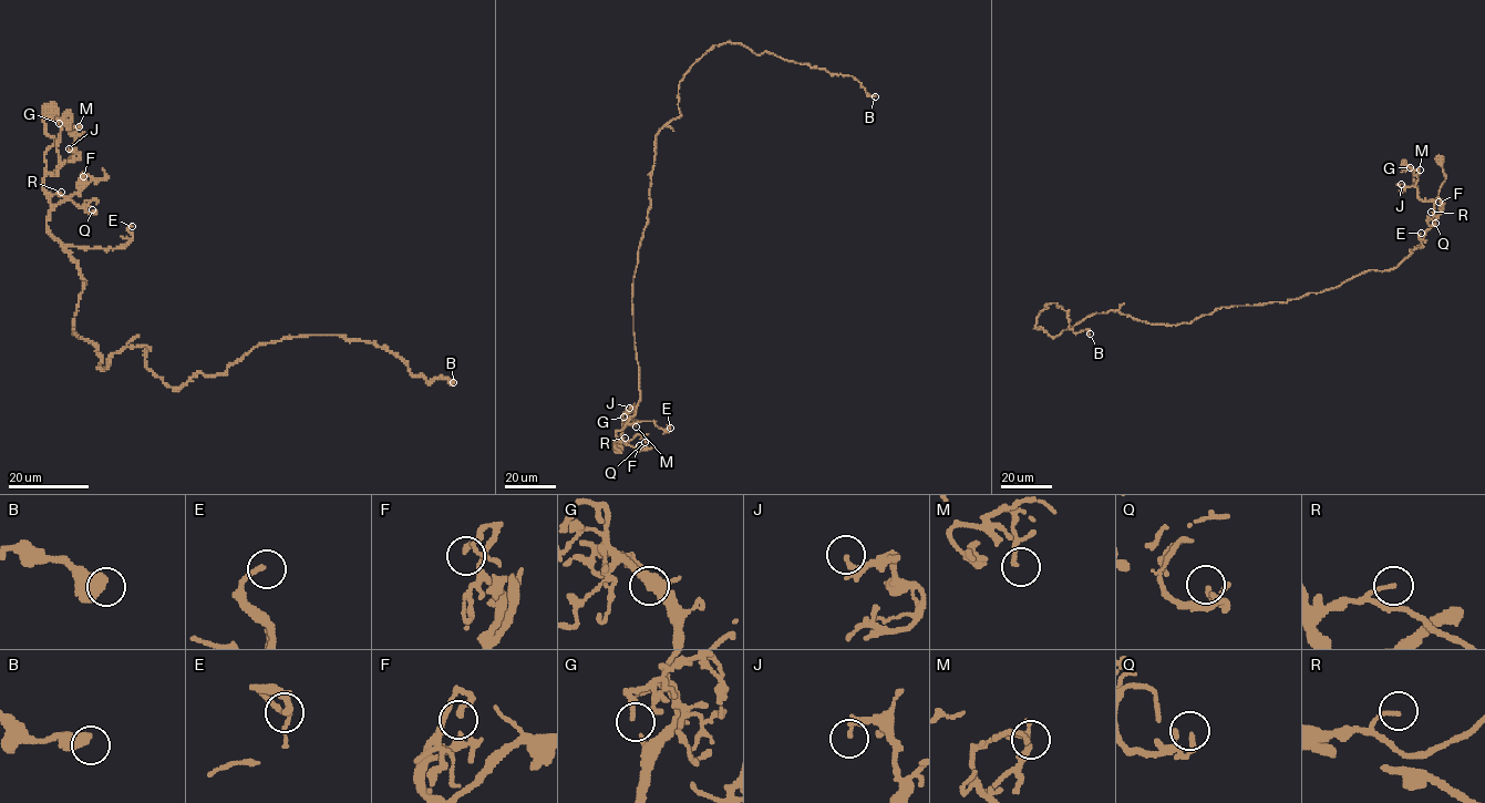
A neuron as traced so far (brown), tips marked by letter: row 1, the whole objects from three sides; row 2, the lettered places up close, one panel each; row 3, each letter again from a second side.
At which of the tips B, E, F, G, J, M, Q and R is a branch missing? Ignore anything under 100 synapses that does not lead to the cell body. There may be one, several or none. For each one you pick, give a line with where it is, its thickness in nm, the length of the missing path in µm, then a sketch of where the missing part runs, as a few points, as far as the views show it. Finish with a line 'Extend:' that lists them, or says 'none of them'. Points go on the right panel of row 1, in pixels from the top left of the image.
Extend: none of them

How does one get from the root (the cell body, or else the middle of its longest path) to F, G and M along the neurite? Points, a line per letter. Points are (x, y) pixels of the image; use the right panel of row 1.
F: (1440, 160), (1445, 179), (1435, 203), (1435, 219), (1441, 210), (1441, 199), (1439, 202)
G: (1440, 160), (1445, 179), (1435, 199), (1419, 198), (1413, 171), (1405, 164), (1410, 167)
M: (1440, 160), (1445, 179), (1435, 199), (1419, 198), (1415, 186), (1419, 178), (1414, 172), (1420, 170)

